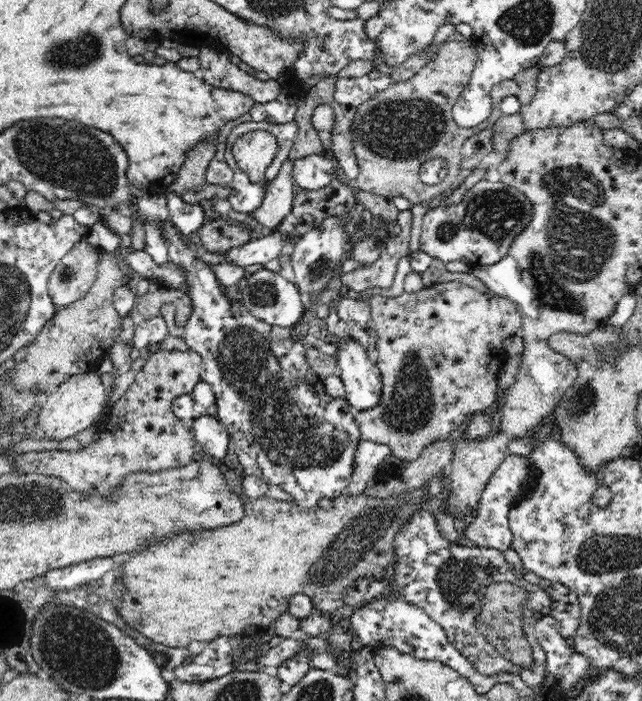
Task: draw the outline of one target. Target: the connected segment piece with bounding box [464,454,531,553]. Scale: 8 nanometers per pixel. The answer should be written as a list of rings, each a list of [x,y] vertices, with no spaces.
[[[508,454],[502,464],[492,473],[486,488],[482,491],[473,521],[465,528],[464,538],[475,548],[494,548],[502,553],[510,548],[513,534],[509,527],[509,512],[516,504],[522,484],[530,473],[530,460],[526,456]]]

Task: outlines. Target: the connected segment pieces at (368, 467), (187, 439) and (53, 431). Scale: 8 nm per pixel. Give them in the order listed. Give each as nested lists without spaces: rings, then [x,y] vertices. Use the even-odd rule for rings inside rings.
[[[360,440],[356,450],[356,469],[347,486],[347,494],[354,496],[366,491],[369,479],[378,474],[377,468],[384,460],[391,459],[389,446],[367,440]]]
[[[161,349],[154,354],[150,353],[145,365],[137,372],[136,379],[130,384],[130,388],[113,404],[111,414],[106,422],[106,430],[99,433],[99,439],[76,451],[54,449],[16,453],[14,456],[14,473],[56,476],[67,482],[74,490],[80,491],[81,494],[106,496],[116,486],[119,486],[122,478],[126,478],[132,472],[154,473],[158,470],[186,466],[187,463],[195,460],[200,452],[193,433],[184,428],[184,424],[178,417],[174,417],[172,402],[178,396],[191,394],[196,383],[202,380],[201,364],[201,354],[192,349],[186,350],[186,352]]]
[[[96,370],[75,374],[45,394],[38,410],[36,430],[40,436],[60,441],[96,425],[107,405],[108,394]]]

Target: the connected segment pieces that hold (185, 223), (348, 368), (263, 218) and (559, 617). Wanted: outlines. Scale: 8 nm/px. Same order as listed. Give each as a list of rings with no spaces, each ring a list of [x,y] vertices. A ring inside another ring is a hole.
[[[166,191],[164,196],[166,197],[169,220],[184,237],[190,237],[206,222],[204,209],[199,204],[192,205],[169,191]]]
[[[354,338],[338,343],[337,350],[337,374],[344,383],[345,400],[349,403],[353,412],[374,409],[374,406],[380,404],[382,394],[382,379],[377,363],[368,358],[367,351]]]
[[[291,160],[282,163],[277,177],[265,186],[262,204],[250,213],[264,228],[277,227],[292,210],[298,190],[293,177],[293,163]]]
[[[525,570],[523,578],[530,583],[538,584],[551,595],[553,600],[551,615],[557,620],[557,631],[565,639],[574,636],[581,620],[581,606],[577,594],[559,582],[540,578],[527,570]]]

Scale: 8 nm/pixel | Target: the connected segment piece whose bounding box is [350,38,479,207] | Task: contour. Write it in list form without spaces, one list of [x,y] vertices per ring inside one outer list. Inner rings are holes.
[[[465,38],[463,41],[445,41],[435,50],[433,59],[412,78],[391,84],[358,106],[350,126],[350,138],[359,170],[354,183],[364,192],[390,199],[404,196],[413,207],[463,181],[460,166],[463,142],[479,128],[458,126],[452,109],[470,82],[477,66],[478,51]],[[432,158],[444,158],[449,169],[441,183],[426,185],[420,181],[418,170]]]

